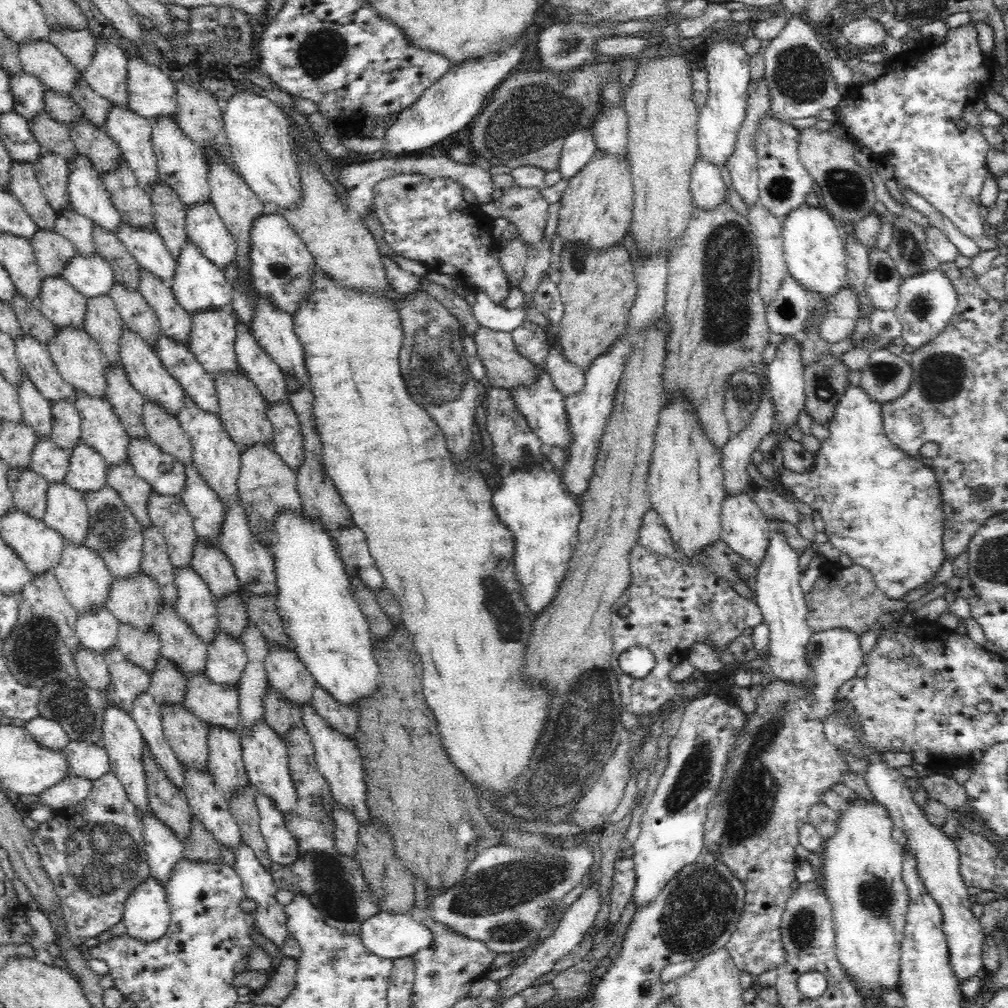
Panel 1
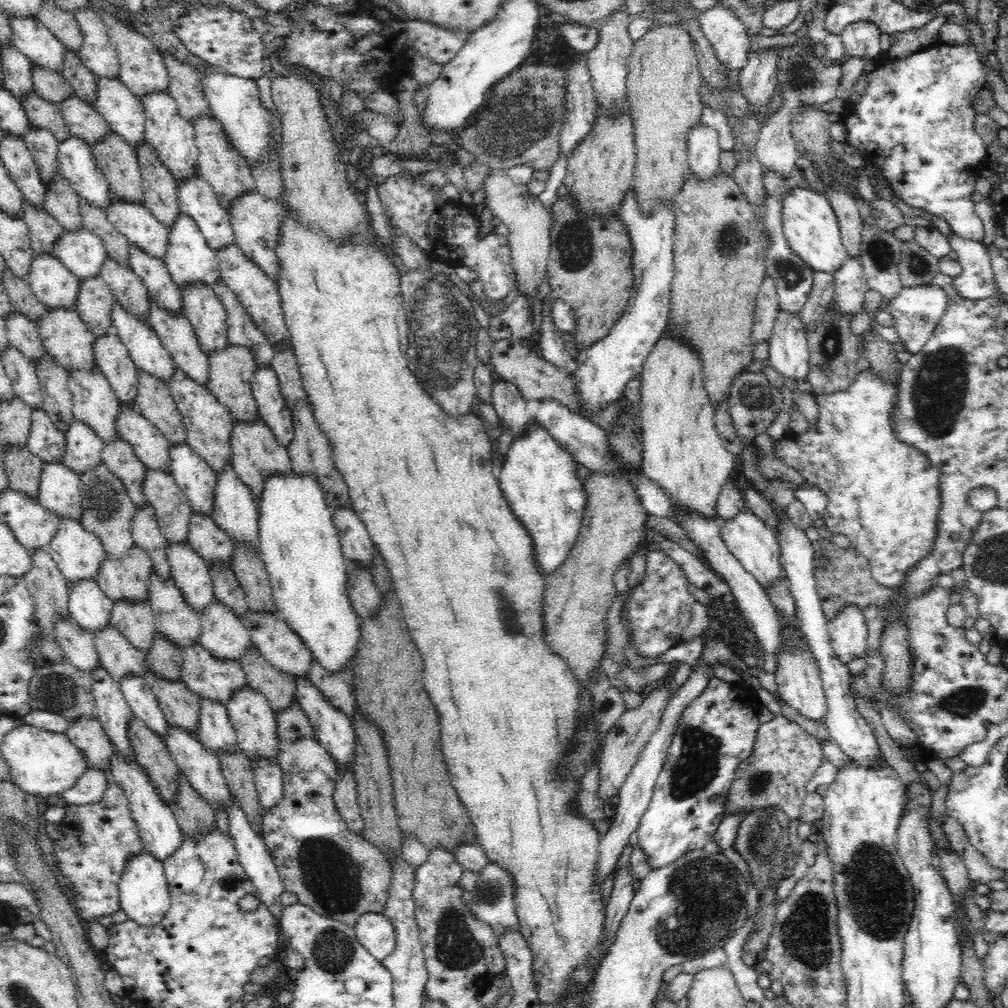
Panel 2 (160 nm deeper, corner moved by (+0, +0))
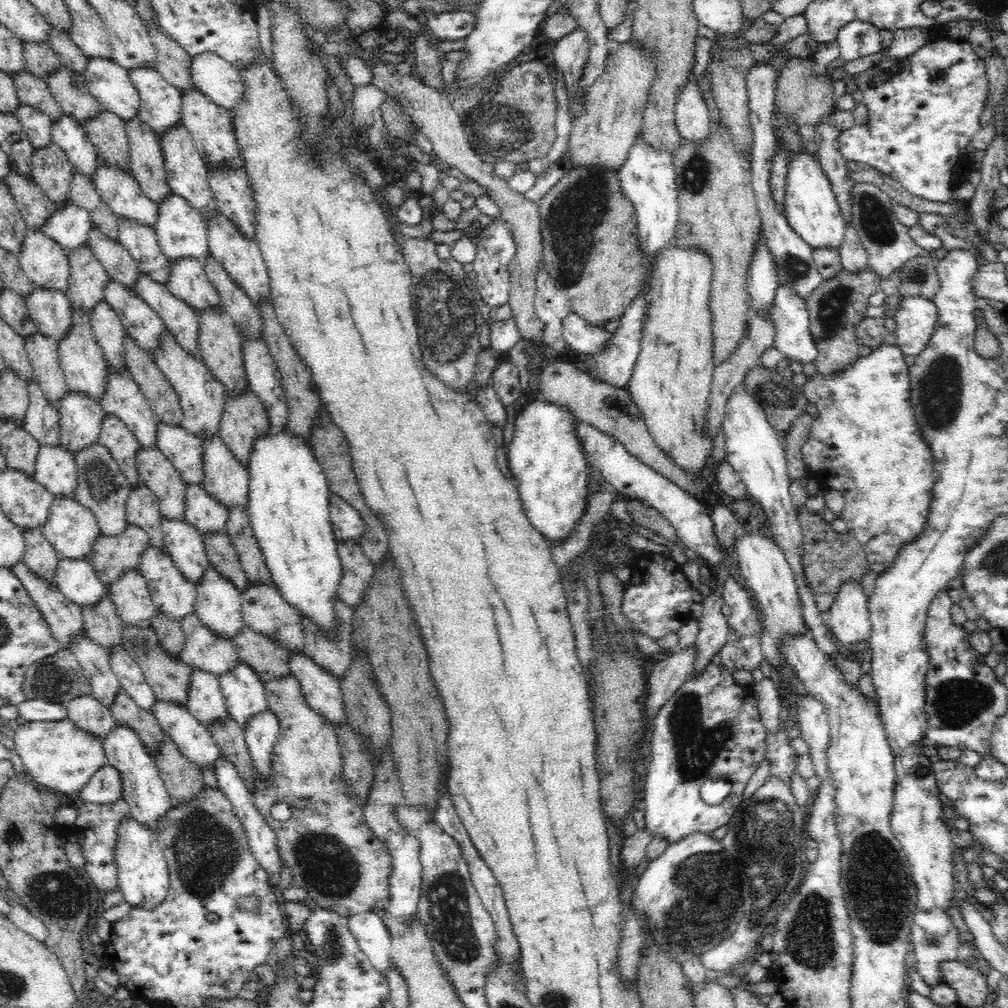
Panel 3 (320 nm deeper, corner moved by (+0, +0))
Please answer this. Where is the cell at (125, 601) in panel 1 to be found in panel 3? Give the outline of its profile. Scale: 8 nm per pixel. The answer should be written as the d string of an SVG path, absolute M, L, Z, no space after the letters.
M128 523L128 528L118 538L107 538L104 534L98 536L88 554L88 561L100 581L109 587L118 582L118 577L124 572L140 570L140 558L148 543L146 532Z

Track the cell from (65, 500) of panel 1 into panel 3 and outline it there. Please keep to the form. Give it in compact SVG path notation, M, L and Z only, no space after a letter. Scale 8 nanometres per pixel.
M62 445L41 446L33 477L54 497L73 498L78 484L76 461L72 451Z

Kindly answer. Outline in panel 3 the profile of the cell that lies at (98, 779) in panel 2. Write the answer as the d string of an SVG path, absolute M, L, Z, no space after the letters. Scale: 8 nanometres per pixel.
M112 765L101 766L78 793L84 803L108 805L123 799L120 771Z

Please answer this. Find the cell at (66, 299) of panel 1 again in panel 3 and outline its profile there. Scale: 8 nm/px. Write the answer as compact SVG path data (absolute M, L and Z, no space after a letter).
M27 229L17 257L21 269L34 286L65 292L70 276L67 254L47 234Z

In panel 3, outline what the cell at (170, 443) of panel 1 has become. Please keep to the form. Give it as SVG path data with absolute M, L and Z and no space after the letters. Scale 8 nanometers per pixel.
M128 333L125 334L123 351L125 366L132 373L134 382L142 389L142 394L150 401L158 422L181 426L184 413L180 406L180 397L156 364L155 357L140 349L136 339Z

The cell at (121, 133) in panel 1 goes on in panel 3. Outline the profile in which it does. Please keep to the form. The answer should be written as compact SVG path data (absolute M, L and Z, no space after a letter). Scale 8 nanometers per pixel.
M88 58L88 64L84 74L81 76L81 82L87 85L89 92L100 102L101 106L111 114L120 118L122 122L130 122L132 118L138 117L138 108L140 108L140 97L138 90L131 82L129 72L120 67L116 61L106 58Z

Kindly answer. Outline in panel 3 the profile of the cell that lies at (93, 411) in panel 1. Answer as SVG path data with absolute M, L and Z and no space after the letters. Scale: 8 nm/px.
M78 307L72 308L71 313L72 330L66 338L57 342L59 363L64 371L68 388L76 393L88 394L99 402L107 385L108 363L104 359L104 353L102 353L102 349L91 330L90 317Z

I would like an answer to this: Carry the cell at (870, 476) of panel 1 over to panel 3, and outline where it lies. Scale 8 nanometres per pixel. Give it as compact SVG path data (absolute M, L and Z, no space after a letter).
M882 343L867 356L859 356L843 371L833 375L814 373L803 386L804 395L816 405L819 414L816 420L813 419L808 438L800 446L802 460L810 474L824 470L830 475L822 486L824 490L835 488L843 493L845 504L838 516L846 523L847 532L860 541L867 553L870 570L877 576L892 566L902 546L916 541L924 532L937 479L932 451L920 433L920 425L916 425L910 400L909 367L904 356L898 345Z

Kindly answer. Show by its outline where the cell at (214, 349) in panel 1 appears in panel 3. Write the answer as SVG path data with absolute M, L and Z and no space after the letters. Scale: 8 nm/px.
M192 256L171 262L167 287L174 296L184 300L198 314L206 307L222 305L219 292L210 282L203 264Z

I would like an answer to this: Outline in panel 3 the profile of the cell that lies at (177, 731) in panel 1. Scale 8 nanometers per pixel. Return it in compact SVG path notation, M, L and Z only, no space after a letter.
M136 625L122 626L121 646L125 652L140 666L148 685L153 688L157 700L168 701L184 705L188 698L188 685L193 669L187 666L180 658L169 656L164 648L160 647L160 639L152 625L136 627Z

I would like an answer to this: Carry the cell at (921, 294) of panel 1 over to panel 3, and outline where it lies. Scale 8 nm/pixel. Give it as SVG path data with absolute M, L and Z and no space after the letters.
M919 295L904 296L893 318L896 321L896 345L906 356L917 357L925 348L938 321L933 299Z

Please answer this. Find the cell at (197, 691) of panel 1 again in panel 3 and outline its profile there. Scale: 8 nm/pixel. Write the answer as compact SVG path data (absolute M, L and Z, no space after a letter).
M195 610L181 618L180 623L185 634L180 658L187 666L210 672L216 678L238 666L240 661L233 640L208 629Z

